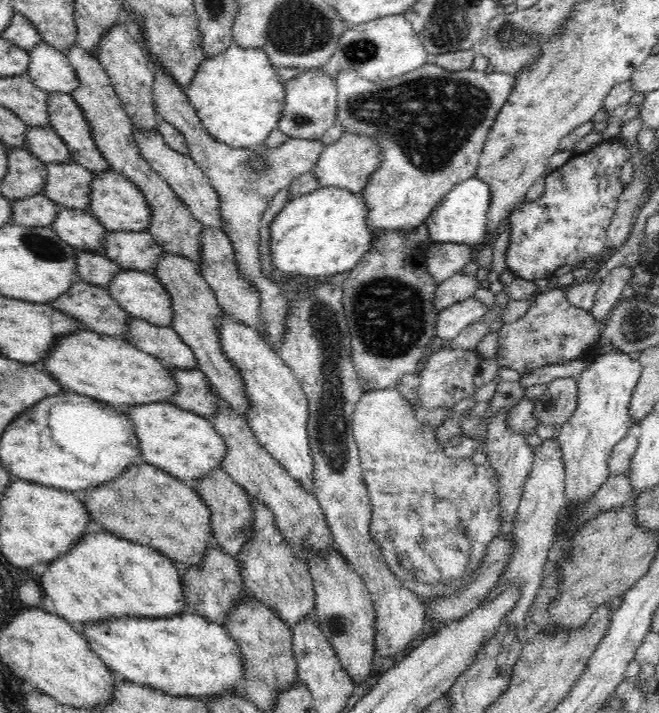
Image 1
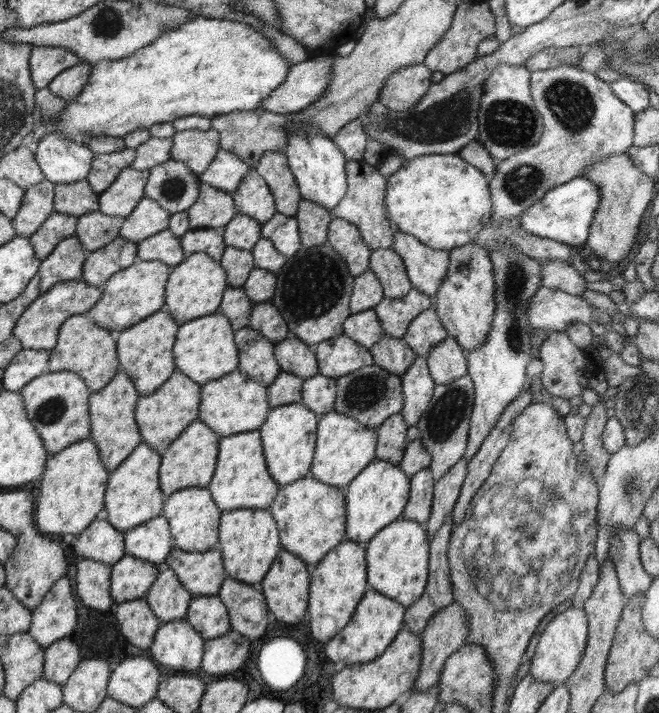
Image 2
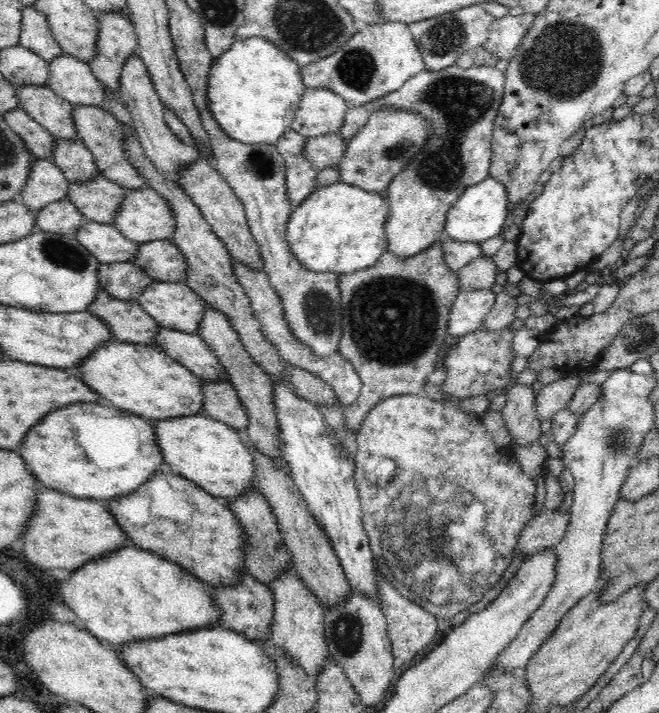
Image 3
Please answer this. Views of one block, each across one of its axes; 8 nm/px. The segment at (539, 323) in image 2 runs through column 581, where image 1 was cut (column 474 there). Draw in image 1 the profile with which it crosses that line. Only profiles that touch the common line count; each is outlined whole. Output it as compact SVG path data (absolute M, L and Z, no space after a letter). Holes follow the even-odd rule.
M476 297L465 298L463 301L451 304L438 313L436 336L446 340L455 338L464 328L480 321L488 307Z

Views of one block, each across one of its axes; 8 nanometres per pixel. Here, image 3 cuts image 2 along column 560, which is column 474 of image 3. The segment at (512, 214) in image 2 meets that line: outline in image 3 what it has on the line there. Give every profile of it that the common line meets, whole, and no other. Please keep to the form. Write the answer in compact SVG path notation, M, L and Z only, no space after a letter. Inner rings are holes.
M457 65L448 66L444 70L433 72L425 67L424 72L412 76L404 82L404 86L384 98L372 100L365 105L370 115L383 109L396 109L396 111L412 111L422 115L425 120L432 123L434 136L426 142L424 149L420 149L407 164L407 167L396 174L391 180L390 186L380 194L386 197L390 212L385 222L389 250L400 257L413 257L436 241L442 240L445 234L446 216L452 204L459 200L469 186L482 182L489 176L489 168L492 154L492 134L495 128L495 120L505 94L505 72L500 72L496 67L472 66L467 69Z

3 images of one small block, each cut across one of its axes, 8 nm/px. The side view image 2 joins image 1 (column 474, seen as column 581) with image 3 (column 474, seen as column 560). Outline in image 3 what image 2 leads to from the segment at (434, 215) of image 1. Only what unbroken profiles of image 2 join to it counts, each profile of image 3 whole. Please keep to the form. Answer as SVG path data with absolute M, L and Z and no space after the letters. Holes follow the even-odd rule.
M492 177L485 178L482 182L469 186L459 200L452 204L446 216L444 234L462 242L484 242L501 234L508 211L506 187Z

